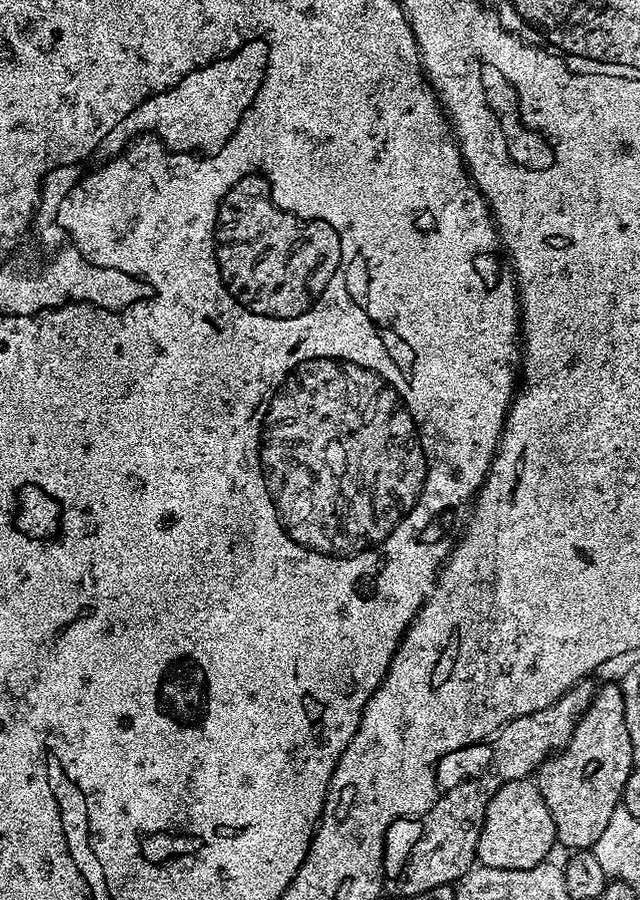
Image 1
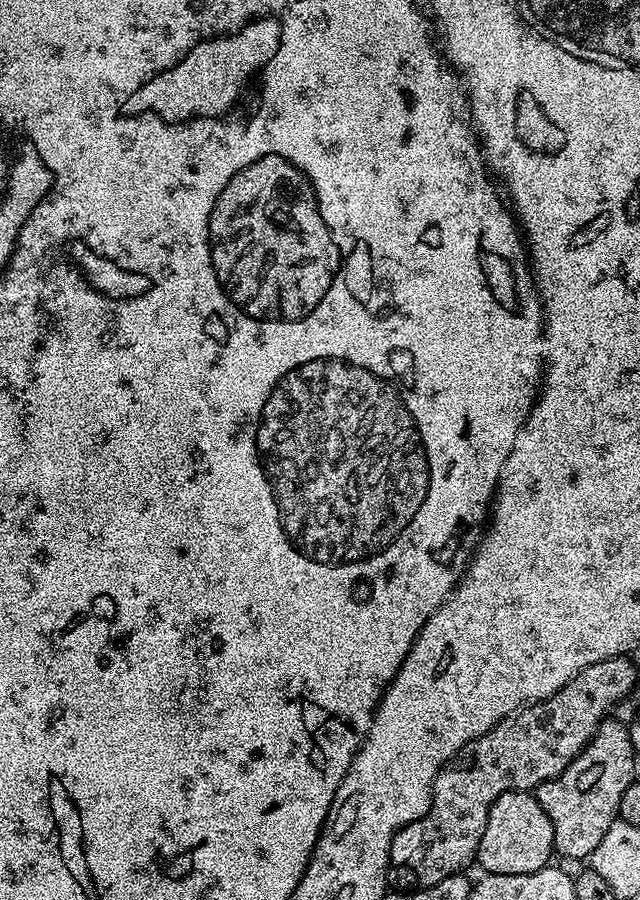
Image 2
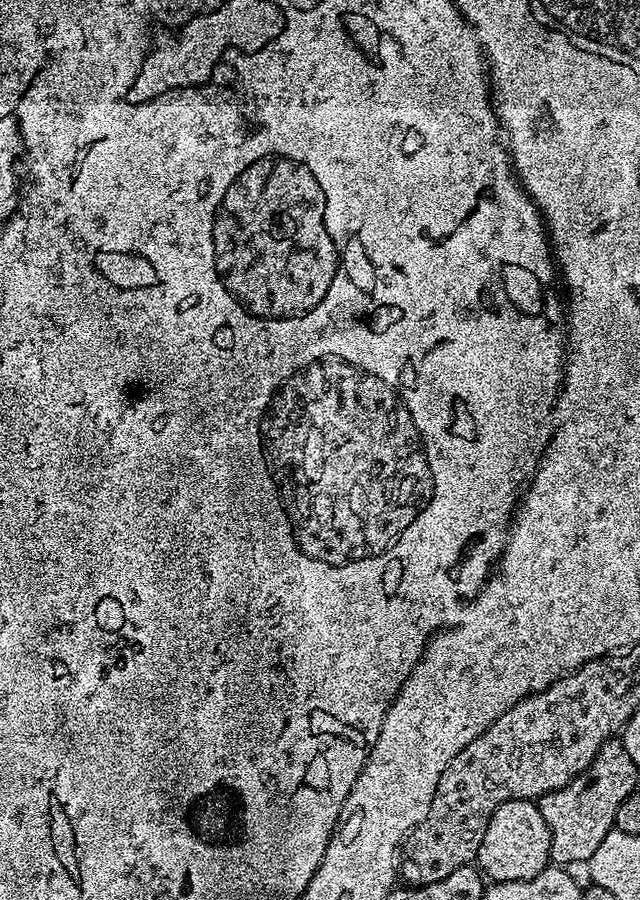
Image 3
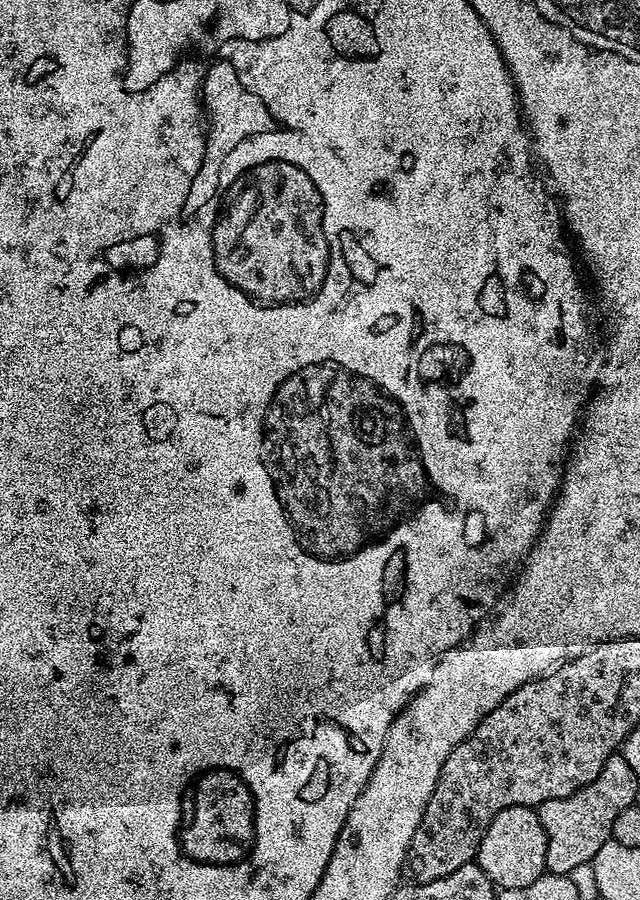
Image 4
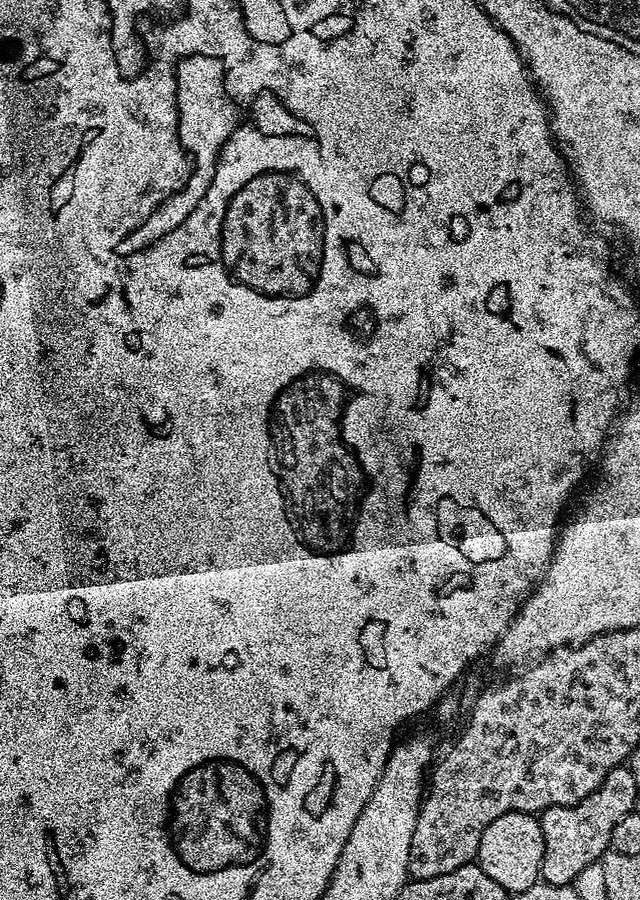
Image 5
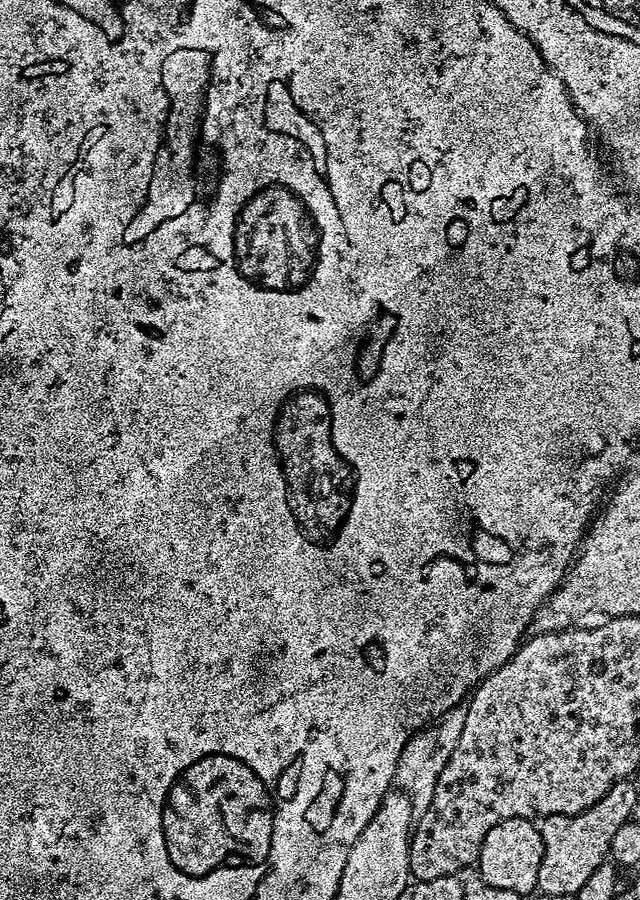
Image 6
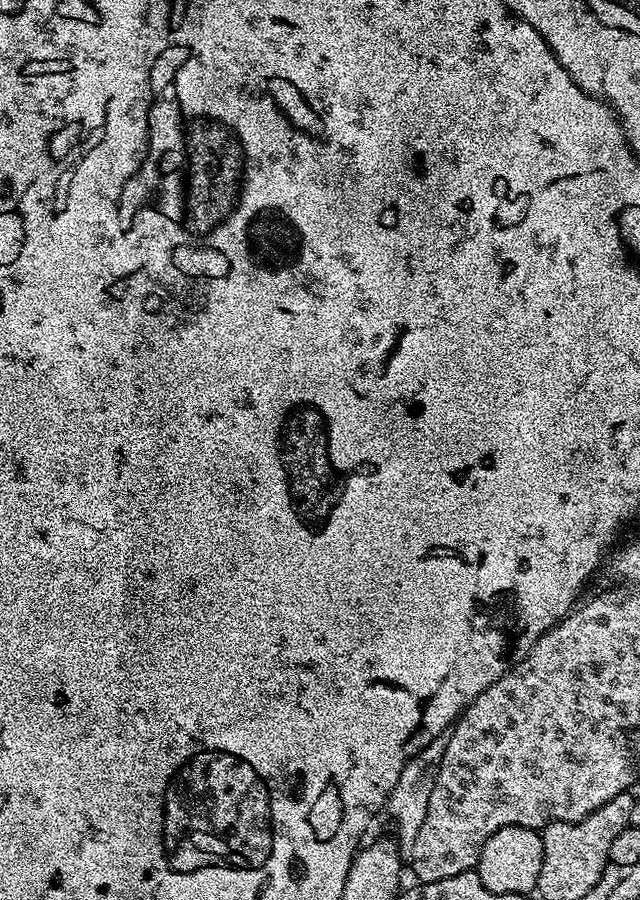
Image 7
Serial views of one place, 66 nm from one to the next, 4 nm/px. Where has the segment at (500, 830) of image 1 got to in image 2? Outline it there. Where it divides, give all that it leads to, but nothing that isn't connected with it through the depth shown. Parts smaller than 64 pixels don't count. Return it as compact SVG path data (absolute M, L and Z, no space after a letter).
M503 792L494 806L490 806L486 834L482 834L482 842L478 842L475 863L481 864L485 873L534 874L549 867L554 856L553 842L550 818L546 818L546 810L542 810L535 795L532 792Z

